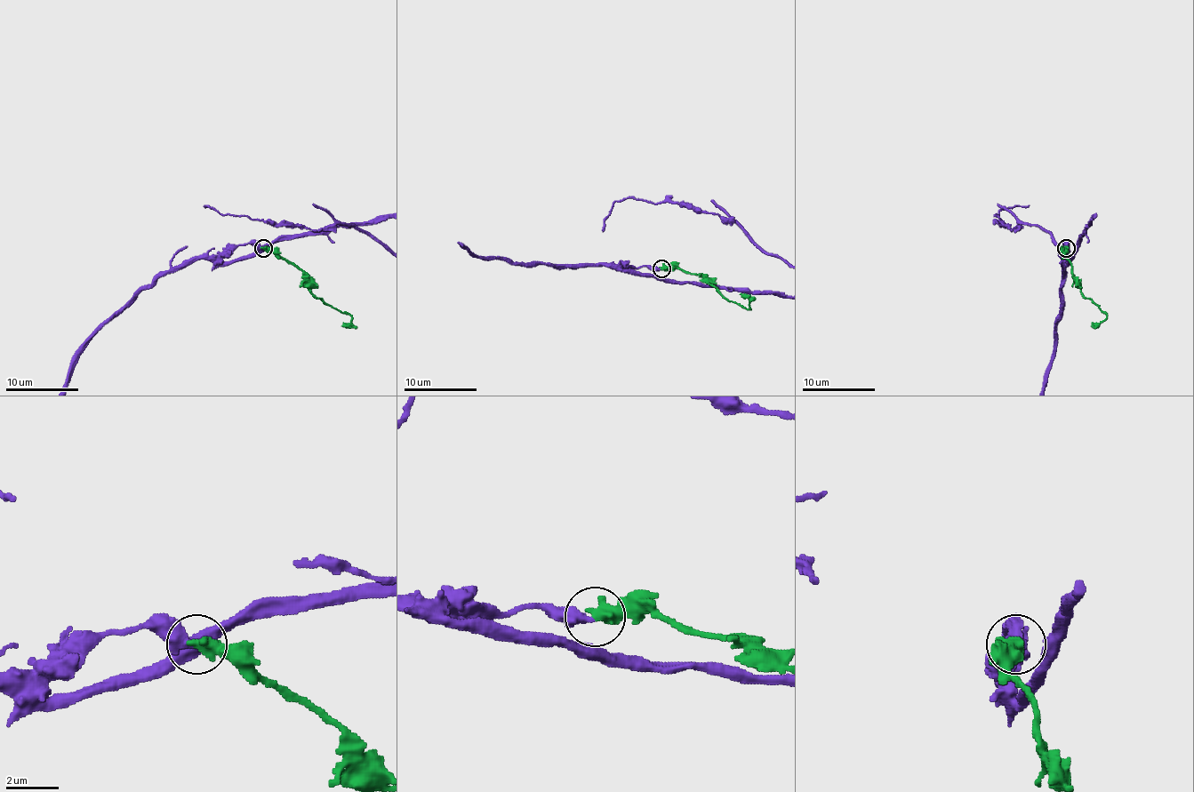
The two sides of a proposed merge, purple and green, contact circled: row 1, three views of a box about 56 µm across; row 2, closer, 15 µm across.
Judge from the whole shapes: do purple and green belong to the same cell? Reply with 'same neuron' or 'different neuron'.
same neuron

